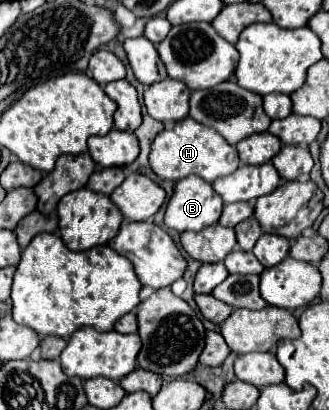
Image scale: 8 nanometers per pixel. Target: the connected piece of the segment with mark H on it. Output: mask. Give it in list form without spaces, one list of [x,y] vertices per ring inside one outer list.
[[[191,117],[177,121],[171,129],[163,129],[151,143],[149,165],[153,173],[163,181],[181,181],[187,175],[197,175],[207,183],[233,173],[239,167],[239,155],[233,145],[229,145],[217,131],[205,127]]]

